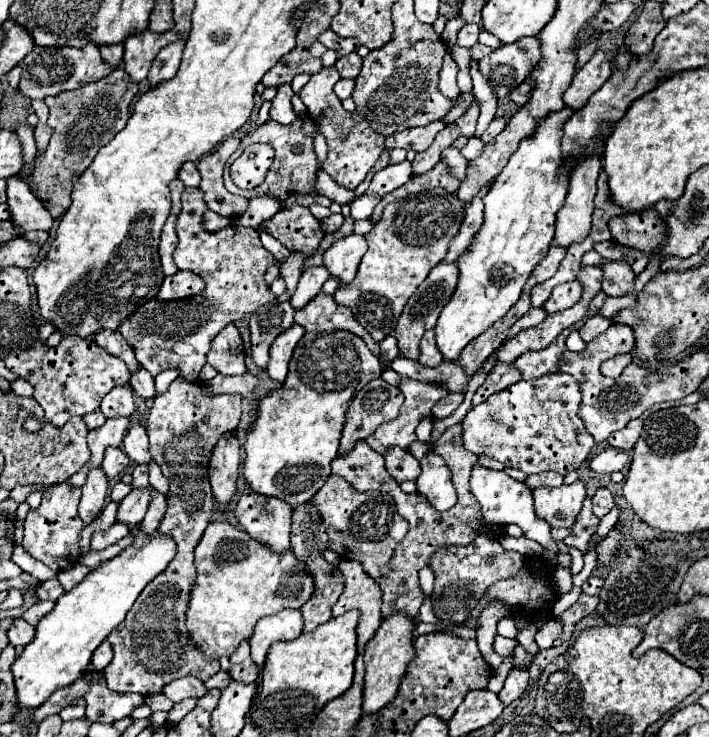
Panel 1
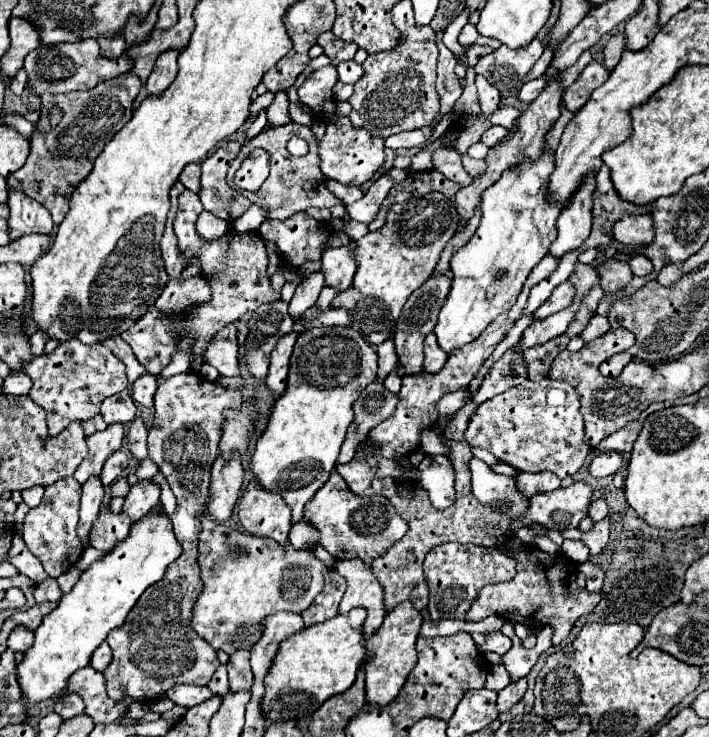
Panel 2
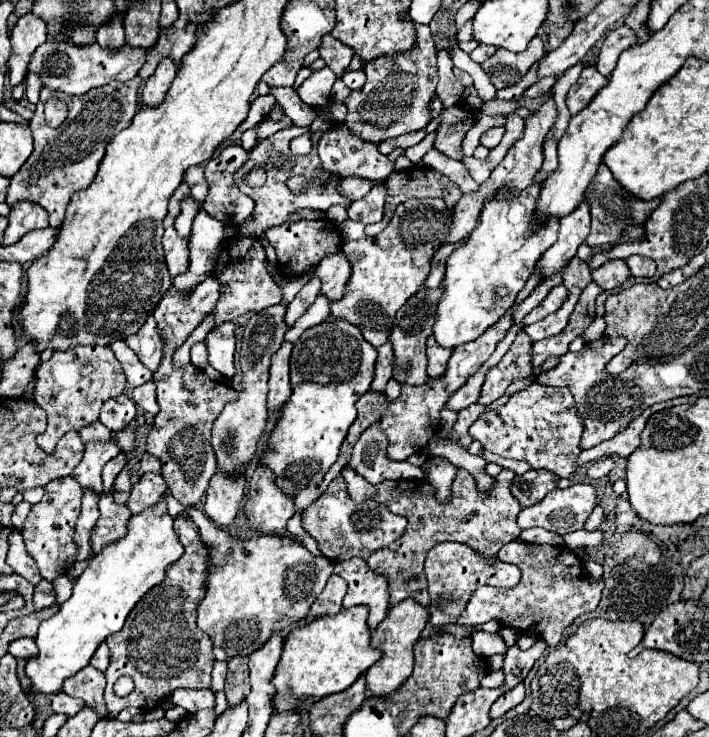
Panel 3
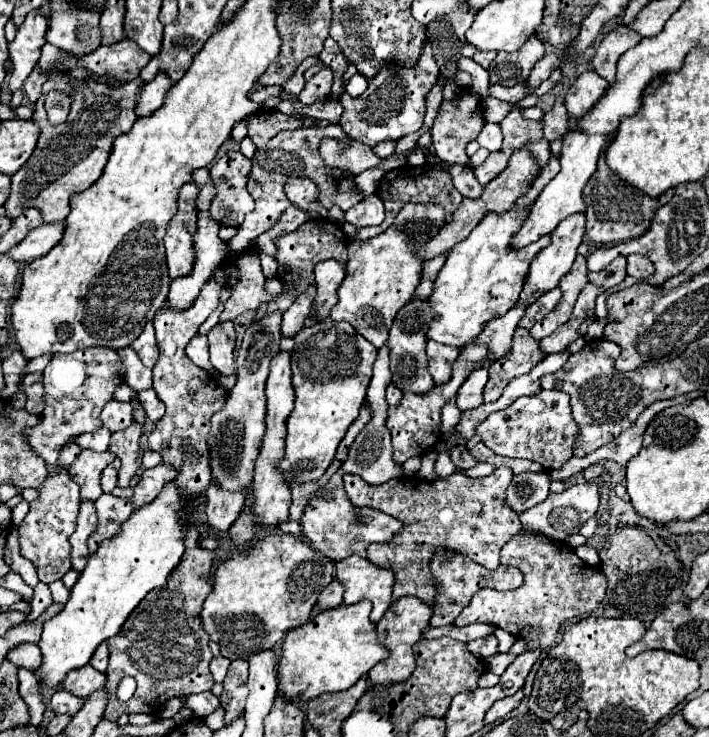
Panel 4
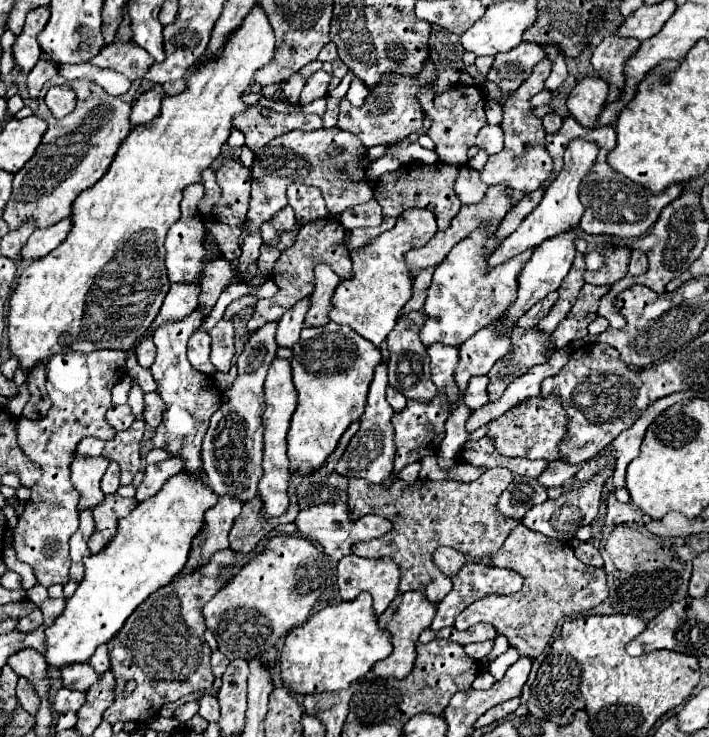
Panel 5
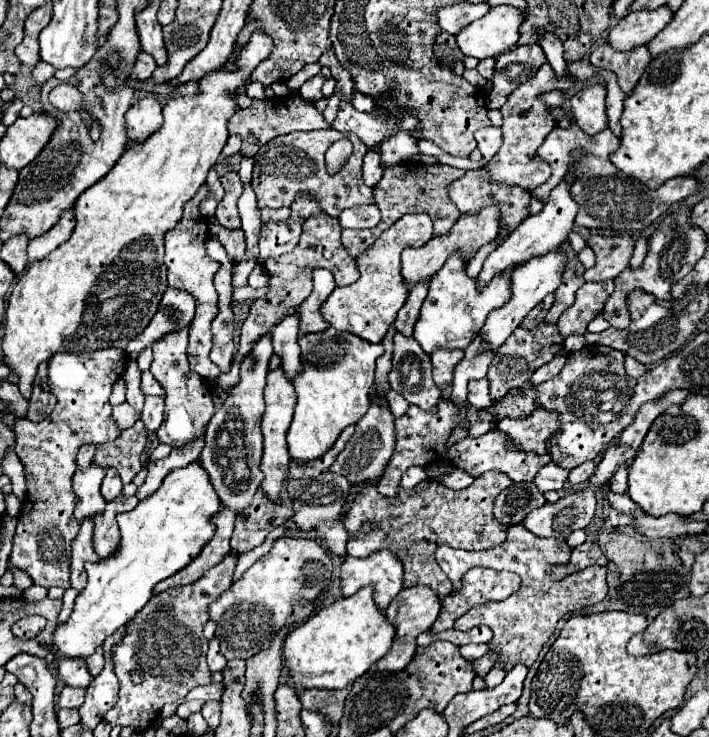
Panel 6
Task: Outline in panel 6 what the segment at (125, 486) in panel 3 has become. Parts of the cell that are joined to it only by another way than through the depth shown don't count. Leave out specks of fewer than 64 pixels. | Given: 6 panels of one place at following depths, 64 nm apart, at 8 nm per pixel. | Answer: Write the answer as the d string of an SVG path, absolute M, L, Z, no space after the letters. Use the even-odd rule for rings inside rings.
M142 420L128 430L124 430L116 440L108 444L100 444L94 456L96 464L112 466L118 470L124 484L132 482L132 478L142 470L142 450L146 444L146 430Z

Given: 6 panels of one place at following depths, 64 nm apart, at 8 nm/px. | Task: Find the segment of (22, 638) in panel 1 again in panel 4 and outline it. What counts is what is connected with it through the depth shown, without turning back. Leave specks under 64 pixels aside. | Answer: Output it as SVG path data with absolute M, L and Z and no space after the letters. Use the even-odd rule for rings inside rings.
M18 644L16 648L12 648L12 652L8 652L8 660L14 662L16 666L24 666L24 668L32 670L32 668L40 666L42 654L36 644Z

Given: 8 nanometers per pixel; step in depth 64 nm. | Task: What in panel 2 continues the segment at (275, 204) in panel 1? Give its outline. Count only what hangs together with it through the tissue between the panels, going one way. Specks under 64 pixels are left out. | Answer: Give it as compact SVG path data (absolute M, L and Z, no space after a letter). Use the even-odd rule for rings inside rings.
M252 204L238 220L232 222L232 228L236 232L256 232L260 228L260 224L266 220L268 216L268 210L266 208L260 208L258 204Z

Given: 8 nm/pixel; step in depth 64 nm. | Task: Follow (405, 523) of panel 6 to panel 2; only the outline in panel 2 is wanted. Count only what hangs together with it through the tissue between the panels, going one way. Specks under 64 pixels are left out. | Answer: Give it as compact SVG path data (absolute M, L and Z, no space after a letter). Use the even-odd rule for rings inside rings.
M468 402L464 408L458 410L458 416L442 432L442 442L450 450L447 457L454 468L456 490L454 506L450 506L446 510L436 510L428 500L428 492L416 483L396 482L392 478L380 480L380 476L376 478L376 456L372 456L372 452L368 452L368 450L358 452L348 464L336 466L336 472L346 480L348 488L356 496L382 494L382 496L390 498L396 512L408 522L410 530L404 534L404 538L398 540L384 556L380 556L372 562L372 572L384 588L386 612L392 612L402 602L412 602L412 606L416 610L424 610L428 606L428 586L426 586L426 580L422 574L422 562L424 562L424 556L434 546L446 544L446 542L460 542L460 544L472 542L472 544L490 548L490 546L502 546L512 536L510 518L496 514L490 508L482 506L470 492L468 462L472 460L472 450L468 448L468 444L464 440L464 430L466 430L468 418L474 414L474 410L476 410L476 404Z

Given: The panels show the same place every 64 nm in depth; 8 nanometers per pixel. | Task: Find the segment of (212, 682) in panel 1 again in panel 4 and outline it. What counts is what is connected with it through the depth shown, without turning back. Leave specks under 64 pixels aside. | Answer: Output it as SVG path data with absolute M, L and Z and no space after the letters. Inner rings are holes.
M222 656L212 660L210 672L212 672L212 676L214 676L214 682L222 682L222 680L224 680L226 670L228 670L228 664L230 664L230 660L226 660L226 658L222 658Z

